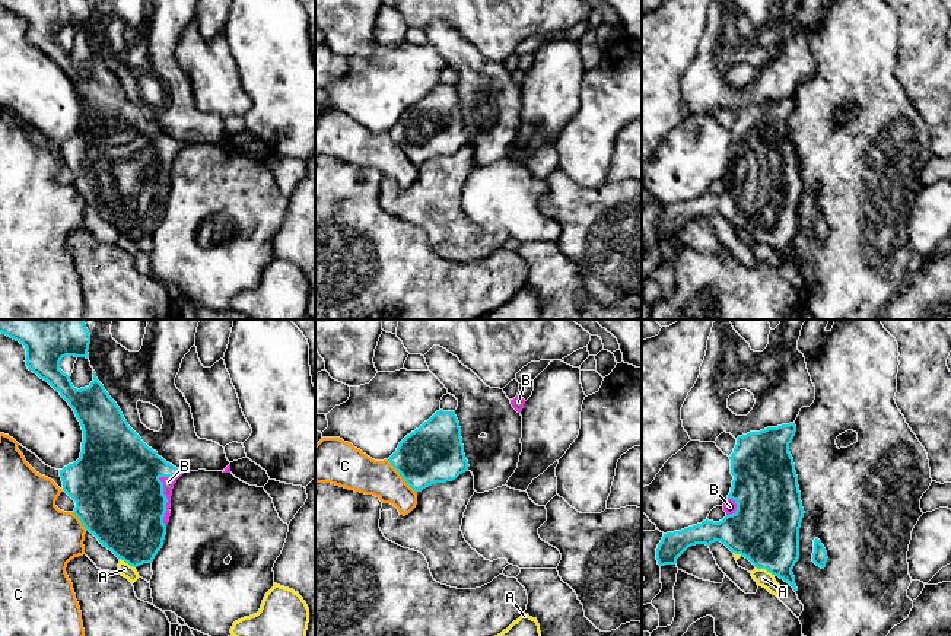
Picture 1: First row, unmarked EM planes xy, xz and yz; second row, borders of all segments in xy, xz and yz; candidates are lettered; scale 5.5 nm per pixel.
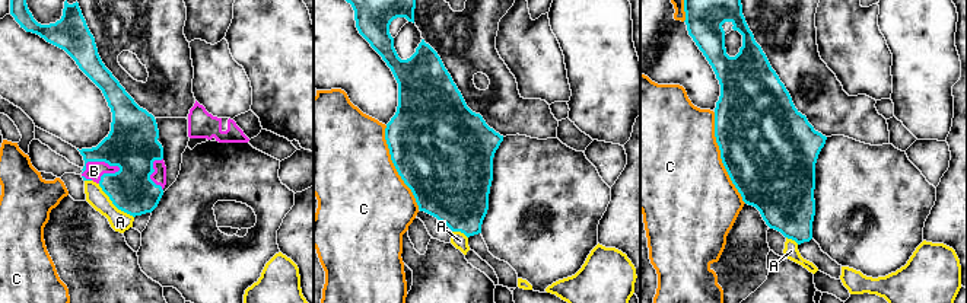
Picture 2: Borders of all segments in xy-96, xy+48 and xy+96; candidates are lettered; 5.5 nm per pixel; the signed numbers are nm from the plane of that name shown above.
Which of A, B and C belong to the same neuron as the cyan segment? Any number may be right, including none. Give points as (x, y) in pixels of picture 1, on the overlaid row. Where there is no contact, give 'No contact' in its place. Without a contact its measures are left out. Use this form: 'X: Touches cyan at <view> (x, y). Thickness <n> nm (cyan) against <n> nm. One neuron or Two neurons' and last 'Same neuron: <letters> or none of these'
A: Touches cyan at yz (766, 569). Thickness 380 nm (cyan) against 90 nm. Two neurons
B: Touches cyan at xy (162, 490). Thickness 480 nm (cyan) against 60 nm. One neuron
C: Touches cyan at xz (400, 474). Thickness 320 nm (cyan) against 220 nm. Two neurons
Same neuron: B

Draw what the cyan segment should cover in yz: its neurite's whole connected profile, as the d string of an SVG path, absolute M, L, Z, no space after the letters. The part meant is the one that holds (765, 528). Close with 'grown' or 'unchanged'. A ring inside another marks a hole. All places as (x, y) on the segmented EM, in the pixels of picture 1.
M789 423L738 436L729 457L734 480L728 500L723 503L726 516L719 522L706 519L681 531L664 534L656 548L658 565L675 565L688 547L721 541L732 553L748 559L757 569L766 569L788 582L796 592L792 569L799 559L799 528L805 512L789 452L795 432L795 423Z; grown

